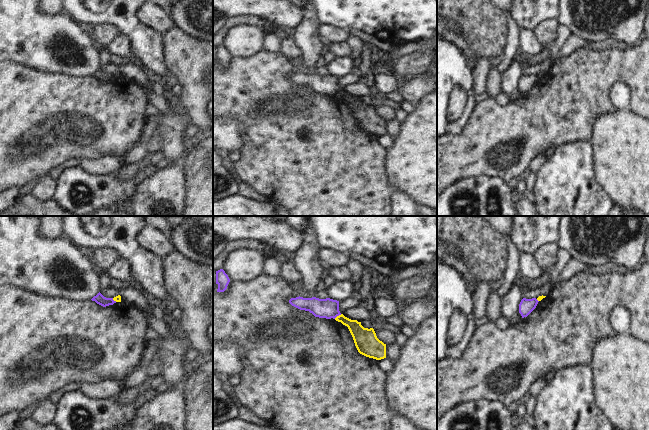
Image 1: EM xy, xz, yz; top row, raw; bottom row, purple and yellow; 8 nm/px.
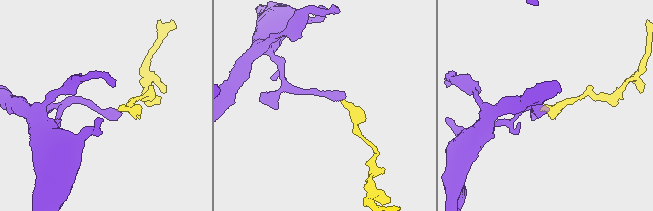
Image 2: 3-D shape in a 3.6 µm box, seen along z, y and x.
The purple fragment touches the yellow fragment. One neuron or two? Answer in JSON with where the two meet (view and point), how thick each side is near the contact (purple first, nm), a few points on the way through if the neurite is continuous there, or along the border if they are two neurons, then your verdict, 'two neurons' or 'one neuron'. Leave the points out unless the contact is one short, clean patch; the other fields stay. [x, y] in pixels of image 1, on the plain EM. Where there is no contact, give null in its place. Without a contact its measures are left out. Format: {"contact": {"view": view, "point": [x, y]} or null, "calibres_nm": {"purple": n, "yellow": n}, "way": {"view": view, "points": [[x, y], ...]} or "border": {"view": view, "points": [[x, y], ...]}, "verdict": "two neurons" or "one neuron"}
{"contact": {"view": "xz", "point": [337, 91]}, "calibres_nm": {"purple": 160, "yellow": 140}, "border": {"view": "xz", "points": [[341, 90], [334, 94]]}, "verdict": "two neurons"}

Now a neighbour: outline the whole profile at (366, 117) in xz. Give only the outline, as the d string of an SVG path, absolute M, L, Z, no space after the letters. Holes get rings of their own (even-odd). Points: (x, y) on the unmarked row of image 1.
M343 90L337 92L335 96L348 103L360 130L376 136L386 134L386 120L377 114L373 104L364 104L361 98L351 96Z

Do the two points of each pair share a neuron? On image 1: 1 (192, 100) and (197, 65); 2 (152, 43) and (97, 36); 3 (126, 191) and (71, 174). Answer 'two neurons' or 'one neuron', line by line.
1: one neuron
2: two neurons
3: one neuron

